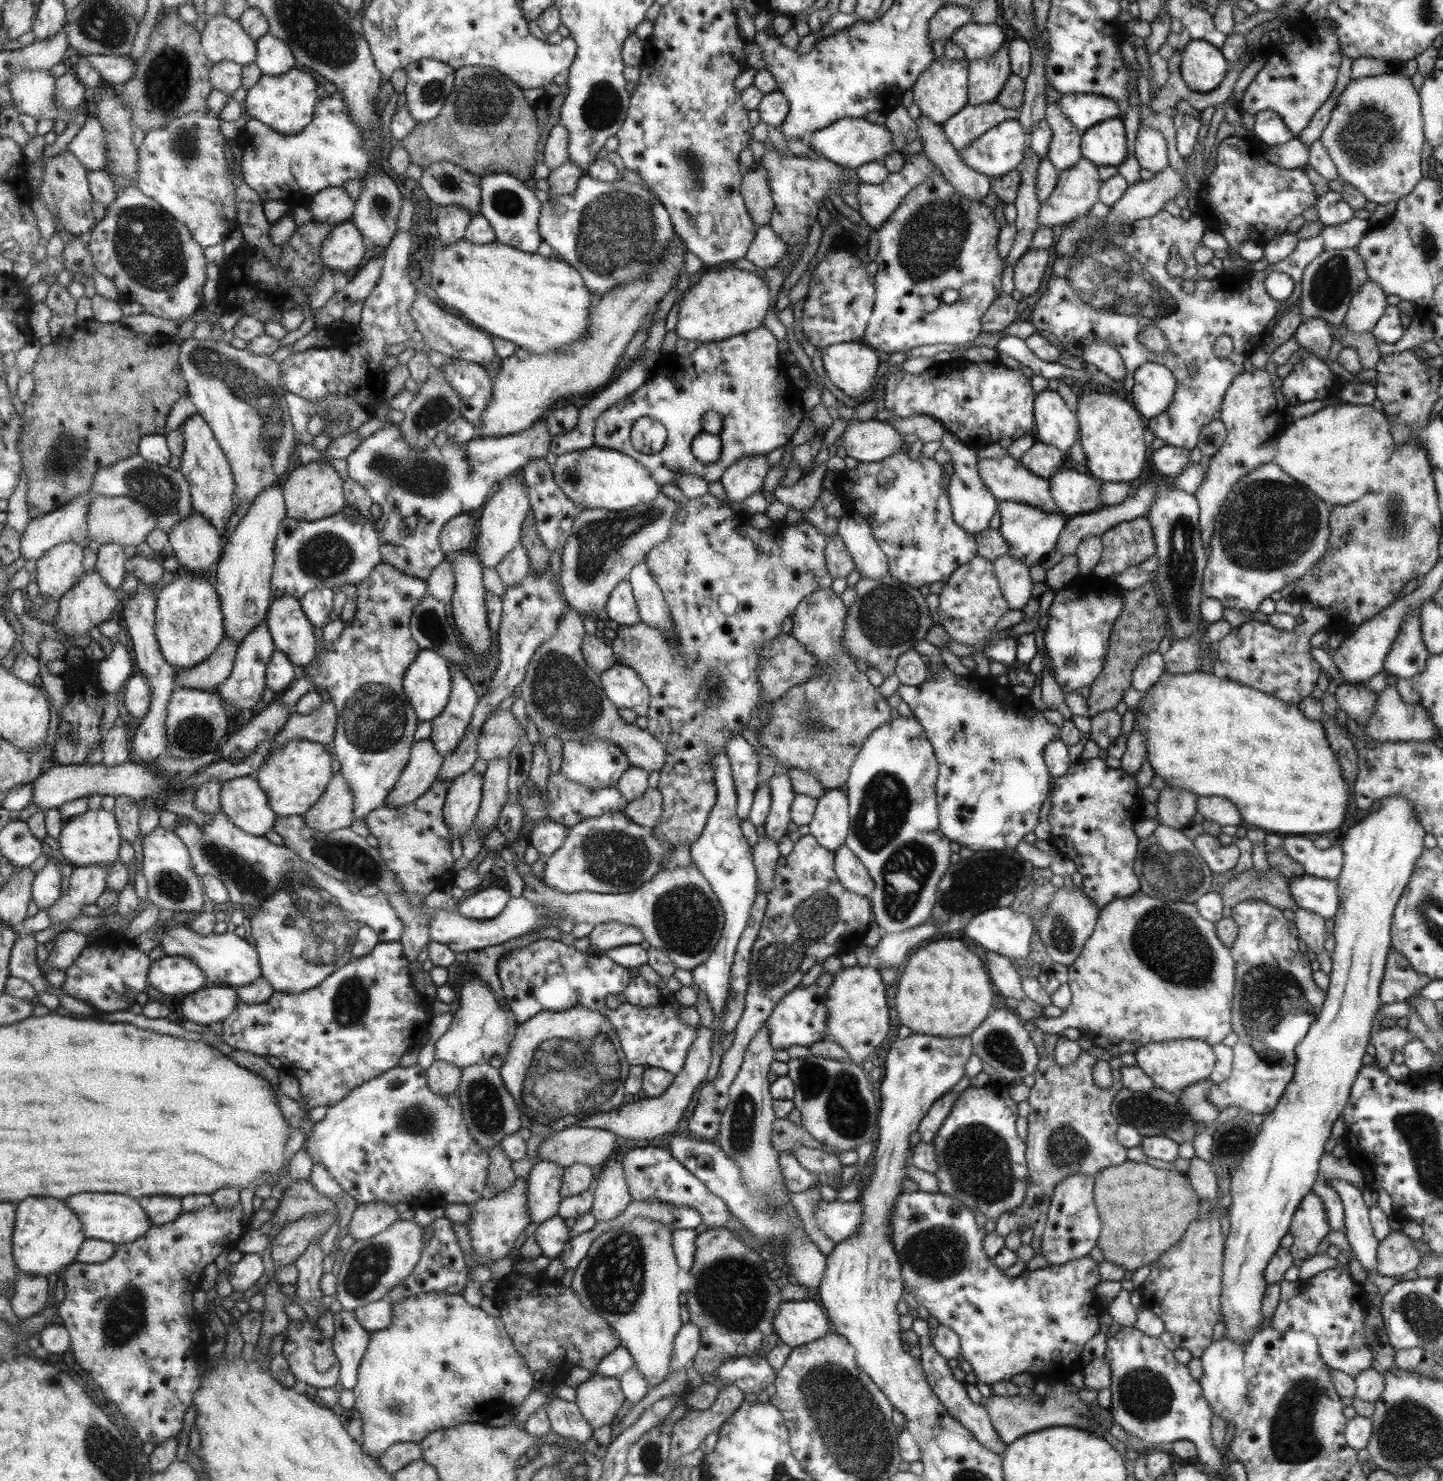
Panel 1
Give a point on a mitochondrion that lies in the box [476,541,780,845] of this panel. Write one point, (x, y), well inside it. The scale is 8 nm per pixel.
(562, 692)

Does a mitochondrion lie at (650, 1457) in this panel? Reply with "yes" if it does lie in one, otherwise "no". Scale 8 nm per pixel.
yes

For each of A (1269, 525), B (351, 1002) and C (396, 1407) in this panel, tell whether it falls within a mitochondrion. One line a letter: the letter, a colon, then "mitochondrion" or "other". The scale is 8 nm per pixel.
A: mitochondrion
B: mitochondrion
C: mitochondrion

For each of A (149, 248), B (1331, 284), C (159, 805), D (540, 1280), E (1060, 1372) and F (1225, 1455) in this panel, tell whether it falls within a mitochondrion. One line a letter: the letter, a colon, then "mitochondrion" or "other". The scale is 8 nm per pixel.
A: mitochondrion
B: mitochondrion
C: other
D: other
E: other
F: other

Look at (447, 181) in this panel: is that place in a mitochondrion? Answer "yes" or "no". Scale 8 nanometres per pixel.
yes

